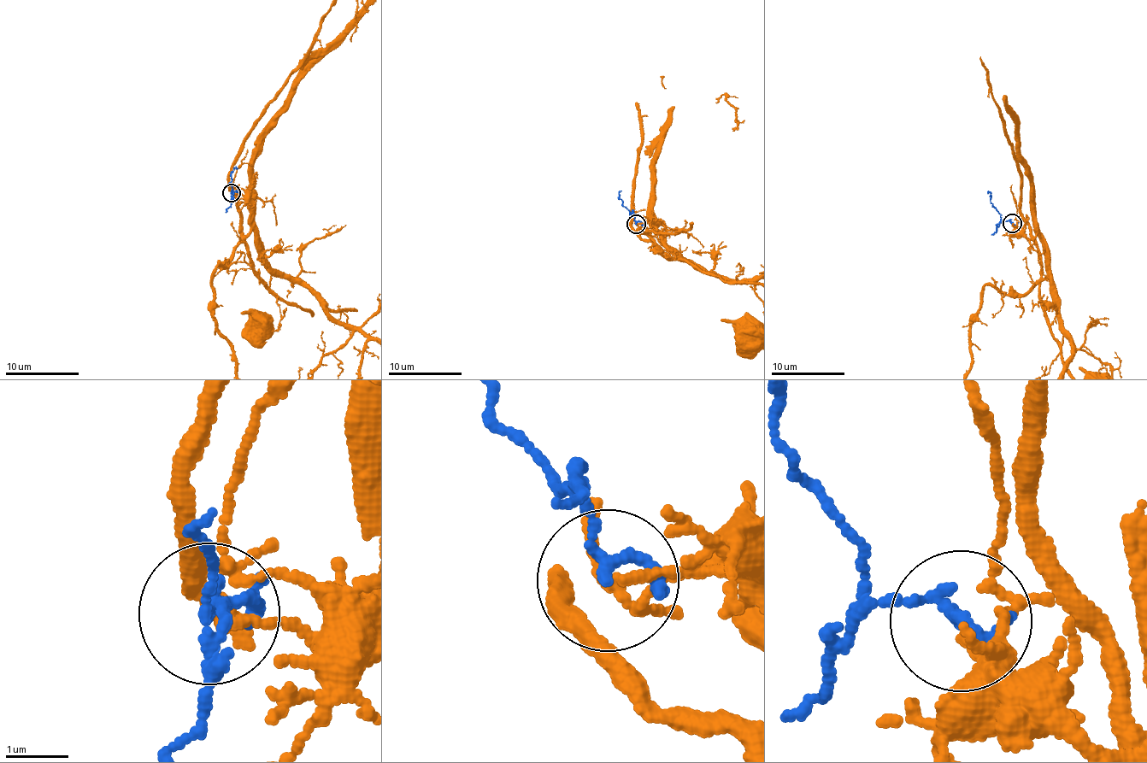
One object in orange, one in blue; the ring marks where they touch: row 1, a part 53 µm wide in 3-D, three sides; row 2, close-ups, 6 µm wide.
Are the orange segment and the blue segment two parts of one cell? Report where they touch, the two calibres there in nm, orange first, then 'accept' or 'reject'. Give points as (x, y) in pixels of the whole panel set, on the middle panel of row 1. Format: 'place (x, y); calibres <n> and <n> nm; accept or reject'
place (636, 224); calibres 120 and 150 nm; reject

